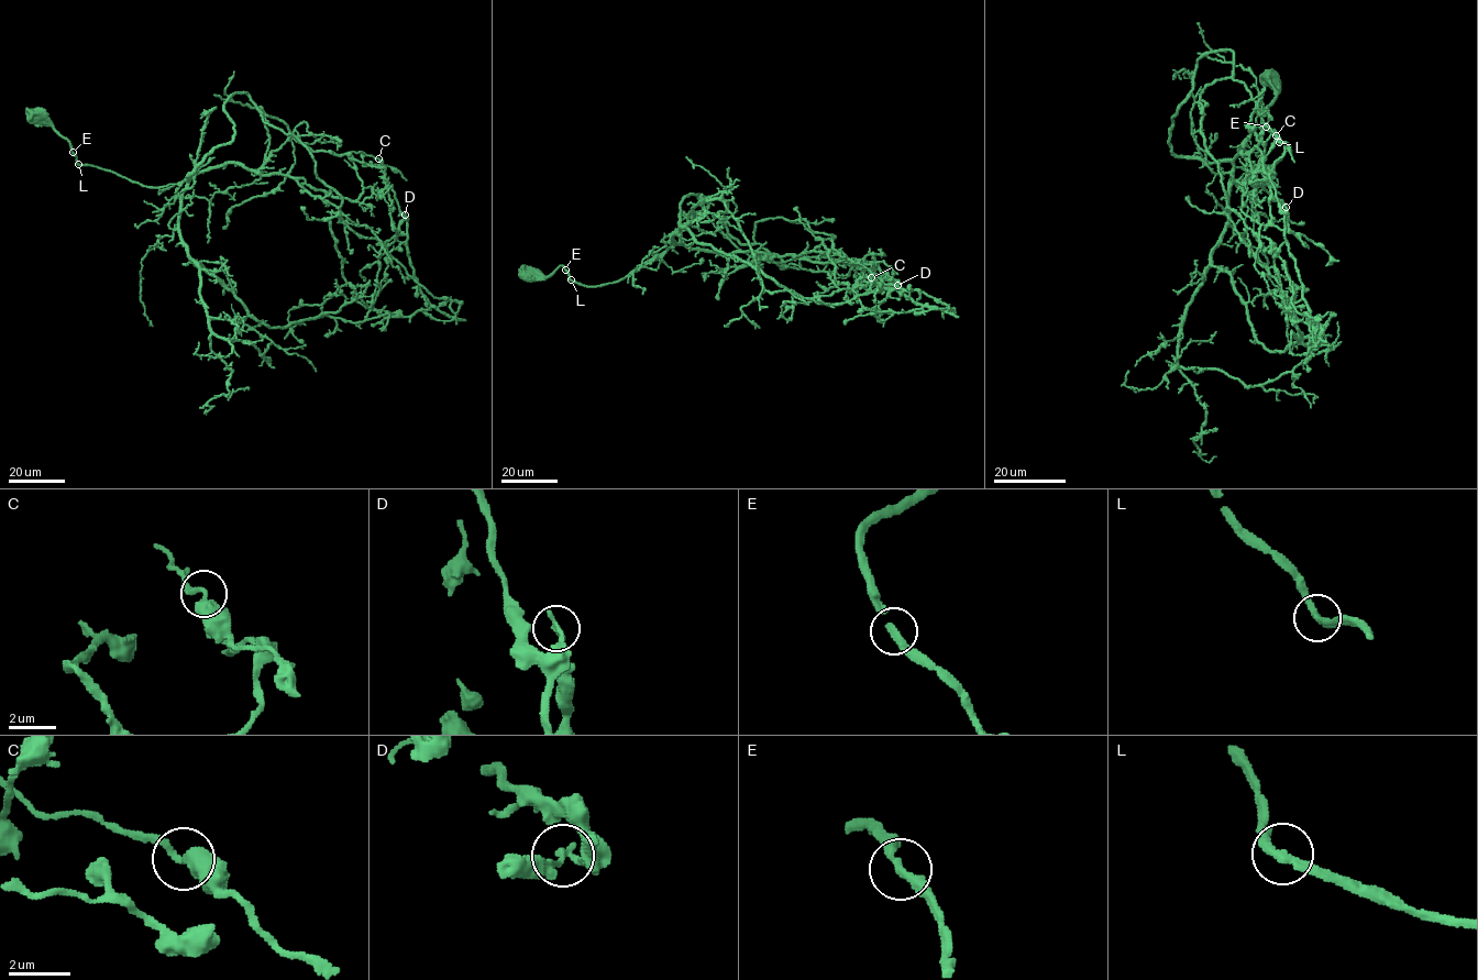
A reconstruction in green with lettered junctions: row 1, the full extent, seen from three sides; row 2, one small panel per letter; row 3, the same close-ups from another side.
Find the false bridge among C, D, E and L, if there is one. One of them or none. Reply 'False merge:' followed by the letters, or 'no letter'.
False merge: D

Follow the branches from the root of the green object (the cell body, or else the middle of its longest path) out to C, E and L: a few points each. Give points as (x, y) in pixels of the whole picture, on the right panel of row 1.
C: (1275, 80), (1260, 116), (1287, 149), (1265, 171), (1233, 163), (1256, 106), (1249, 129), (1276, 135)
E: (1275, 80), (1275, 98), (1260, 111), (1265, 127)
L: (1275, 80), (1275, 98), (1260, 111), (1260, 116), (1279, 142)

